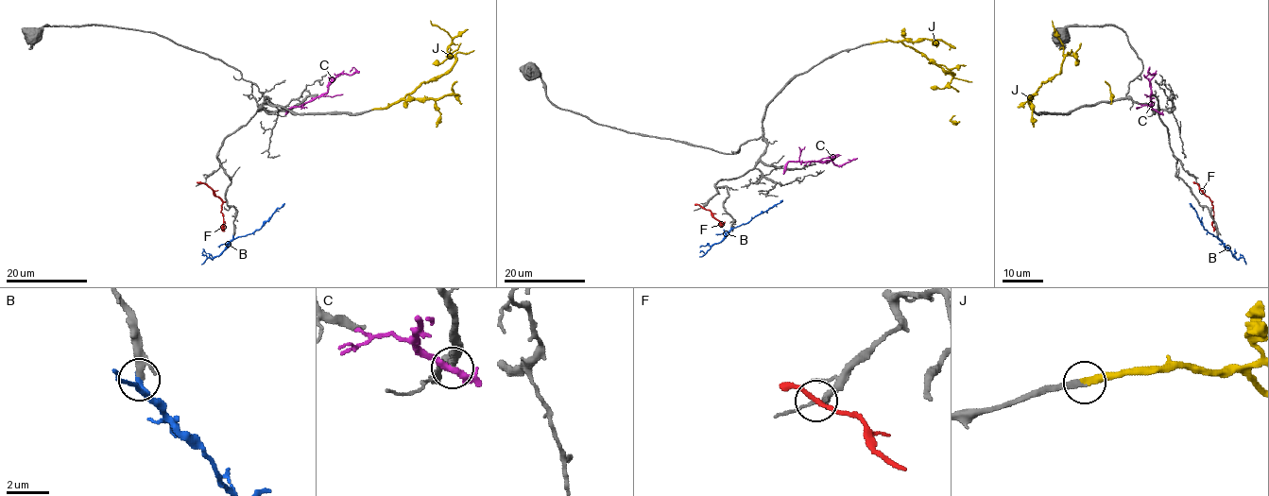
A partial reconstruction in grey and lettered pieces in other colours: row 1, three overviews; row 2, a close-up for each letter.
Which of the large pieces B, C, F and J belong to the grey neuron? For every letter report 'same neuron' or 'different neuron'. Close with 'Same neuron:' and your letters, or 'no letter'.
B: same neuron
C: different neuron
F: different neuron
J: same neuron
Same neuron: B, J

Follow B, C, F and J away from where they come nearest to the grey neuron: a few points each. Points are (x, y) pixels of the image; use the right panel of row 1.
B: (1217, 235), (1206, 230), (1189, 203)
C: (1157, 111), (1151, 108), (1150, 80), (1155, 74), (1151, 74), (1150, 68), (1149, 71)
F: (1196, 183), (1211, 202), (1214, 230)
J: (1033, 110), (1031, 99), (1042, 83), (1056, 75), (1066, 56), (1071, 55), (1109, 86), (1110, 103)

